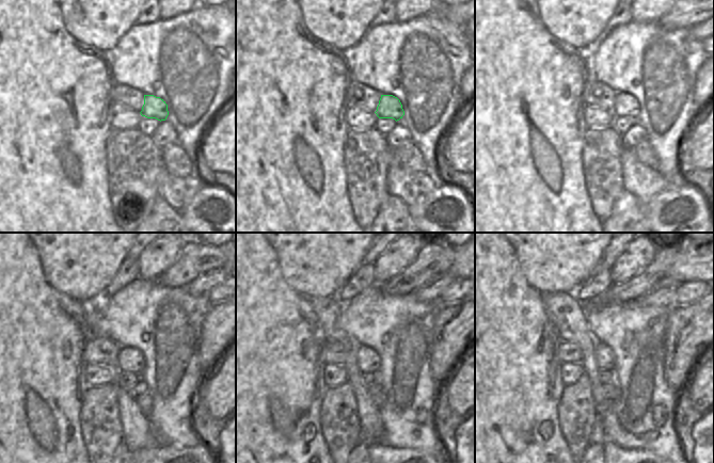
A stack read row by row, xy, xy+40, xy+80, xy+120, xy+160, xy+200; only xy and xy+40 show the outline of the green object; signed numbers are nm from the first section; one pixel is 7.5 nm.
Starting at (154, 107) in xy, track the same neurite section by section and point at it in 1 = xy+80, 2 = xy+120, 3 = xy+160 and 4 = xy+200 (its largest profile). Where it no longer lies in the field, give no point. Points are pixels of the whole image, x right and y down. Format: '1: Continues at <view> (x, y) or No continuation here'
1: Continues at xy+80 (625, 107)
2: Continues at xy+120 (129, 360)
3: Continues at xy+160 (368, 361)
4: Continues at xy+200 (605, 357)

